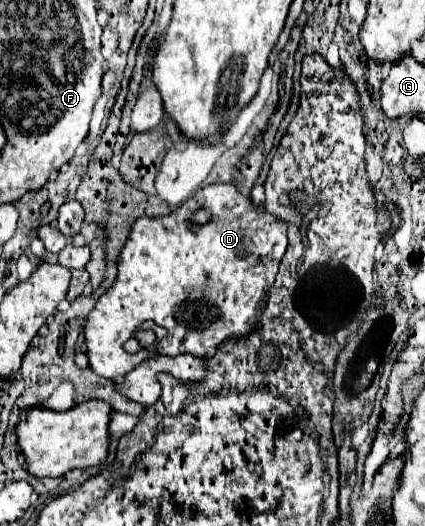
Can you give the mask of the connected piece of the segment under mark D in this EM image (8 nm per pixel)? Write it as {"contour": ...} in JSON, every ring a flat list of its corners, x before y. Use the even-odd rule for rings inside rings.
{"contour":[[234,183,206,185,170,215,138,219,122,249,116,283,98,299,86,319,86,353,92,371,106,379,114,379,126,375,144,359,150,359,152,353,148,349,140,349,134,355,124,351,124,343,130,339,132,331,146,319,168,329,166,337,158,343,158,351,164,355,192,353,194,357,204,357,226,337,250,333,264,311,268,289,274,283,286,247,288,223,276,219,276,215,268,213,264,207,254,207,252,199,240,193],[202,209,208,211,208,219,198,223,196,213],[258,249,274,249,274,253,268,255,268,251,264,253]]}

